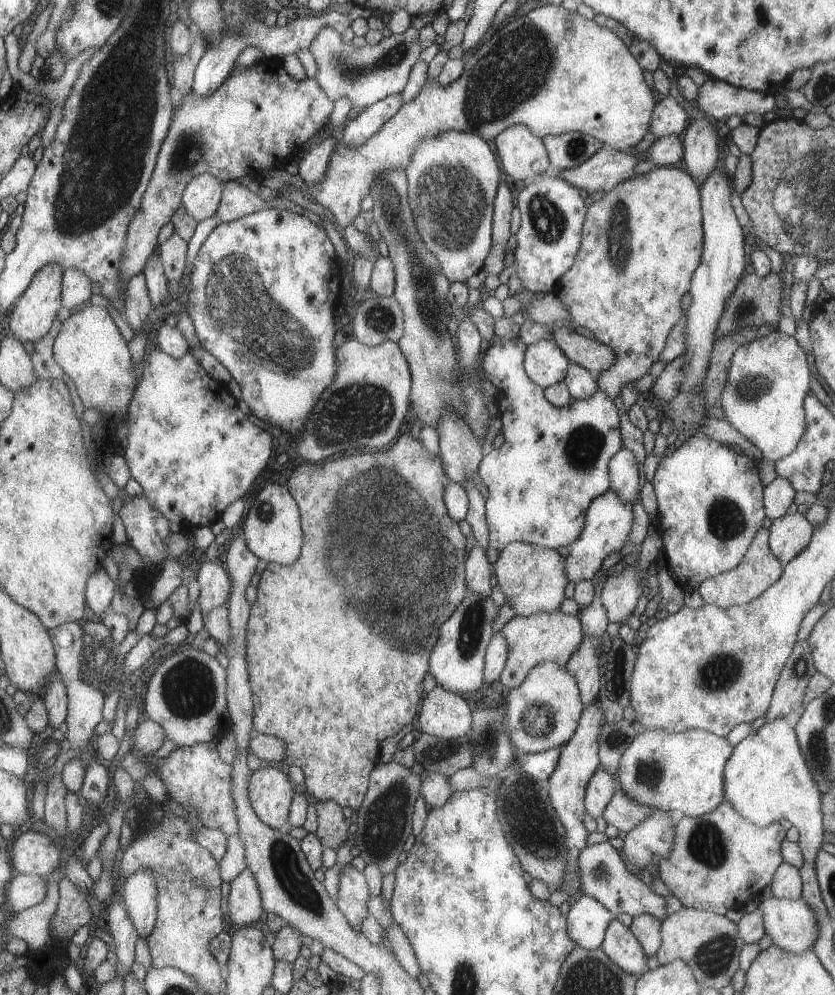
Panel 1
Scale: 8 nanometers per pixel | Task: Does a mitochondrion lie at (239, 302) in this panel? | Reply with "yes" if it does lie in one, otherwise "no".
yes

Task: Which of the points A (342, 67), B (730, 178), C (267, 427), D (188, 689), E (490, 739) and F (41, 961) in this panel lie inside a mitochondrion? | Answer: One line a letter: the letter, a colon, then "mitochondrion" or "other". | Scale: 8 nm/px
A: mitochondrion
B: other
C: other
D: mitochondrion
E: mitochondrion
F: other

